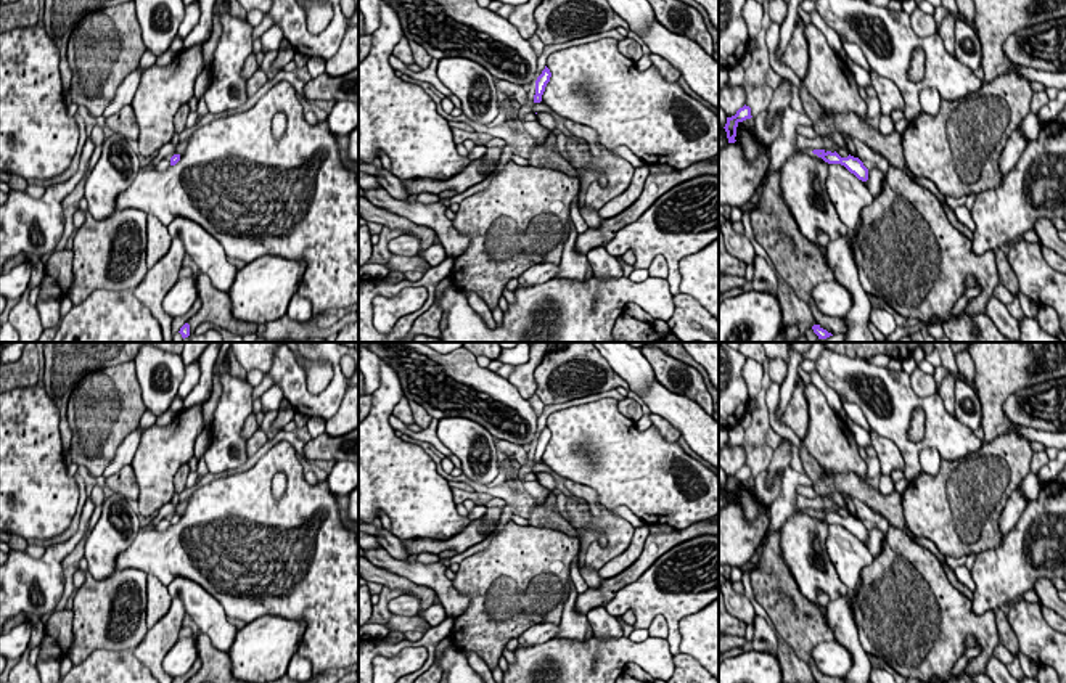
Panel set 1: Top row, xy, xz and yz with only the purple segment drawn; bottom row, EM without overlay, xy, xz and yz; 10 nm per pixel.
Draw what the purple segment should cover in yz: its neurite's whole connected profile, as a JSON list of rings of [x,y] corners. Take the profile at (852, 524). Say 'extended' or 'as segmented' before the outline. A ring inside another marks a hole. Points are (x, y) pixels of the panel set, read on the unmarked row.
as segmented; [[[814,509],[814,514],[822,517],[828,524],[841,524],[844,526],[851,534],[854,534],[859,540],[867,542],[868,540],[868,529],[863,526],[863,522],[859,517],[847,516],[841,517],[836,511],[825,511],[825,509]]]

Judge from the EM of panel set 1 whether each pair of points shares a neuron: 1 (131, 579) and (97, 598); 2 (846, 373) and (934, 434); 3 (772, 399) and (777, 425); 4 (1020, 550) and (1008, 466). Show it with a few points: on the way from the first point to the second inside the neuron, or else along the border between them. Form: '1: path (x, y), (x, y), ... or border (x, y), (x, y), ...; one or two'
1: path (122, 584), (105, 598); one
2: path (872, 375), (881, 378), (906, 402), (926, 408); one
3: path (772, 405), (774, 418); one
4: border (1005, 535), (997, 547), (981, 550), (976, 555); two

